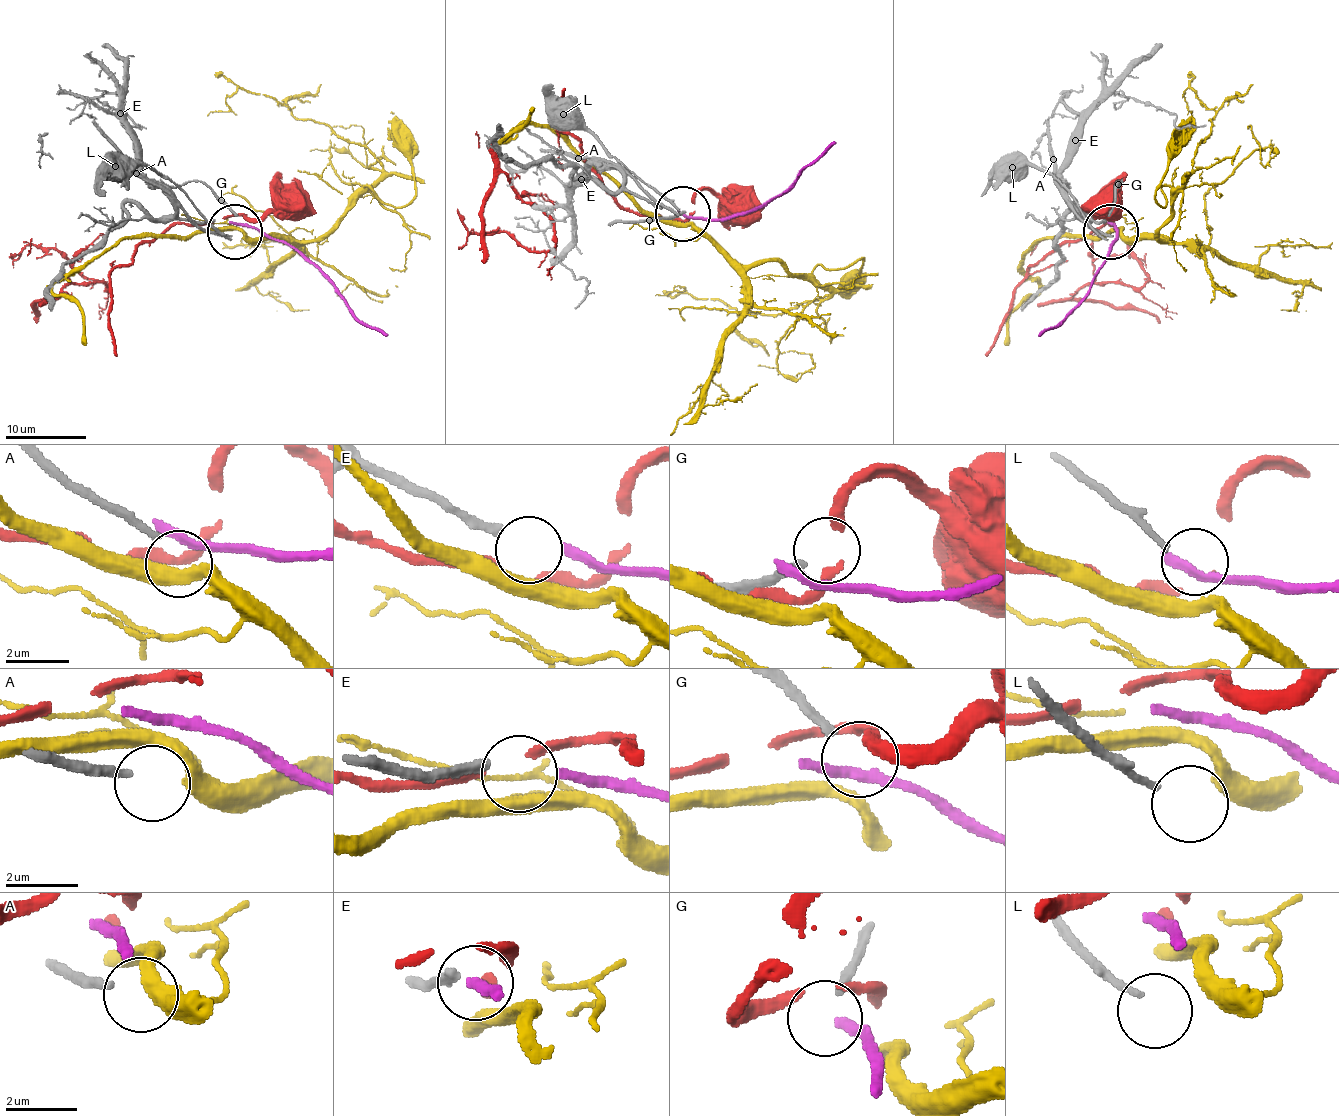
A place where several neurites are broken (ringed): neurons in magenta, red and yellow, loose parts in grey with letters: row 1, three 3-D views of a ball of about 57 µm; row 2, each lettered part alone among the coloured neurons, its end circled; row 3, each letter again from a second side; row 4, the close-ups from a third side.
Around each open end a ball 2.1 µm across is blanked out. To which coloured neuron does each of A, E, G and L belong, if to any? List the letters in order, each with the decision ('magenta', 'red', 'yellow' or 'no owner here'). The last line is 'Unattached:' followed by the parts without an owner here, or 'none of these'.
A: yellow
E: magenta
G: no owner here
L: no owner here
Unattached: G, L

